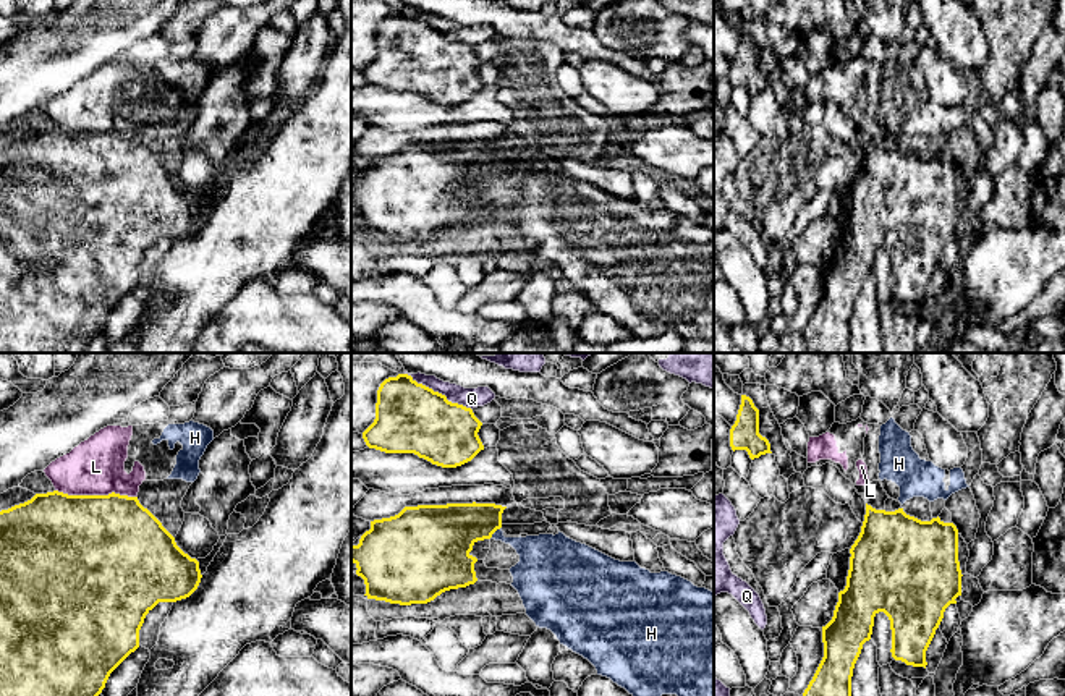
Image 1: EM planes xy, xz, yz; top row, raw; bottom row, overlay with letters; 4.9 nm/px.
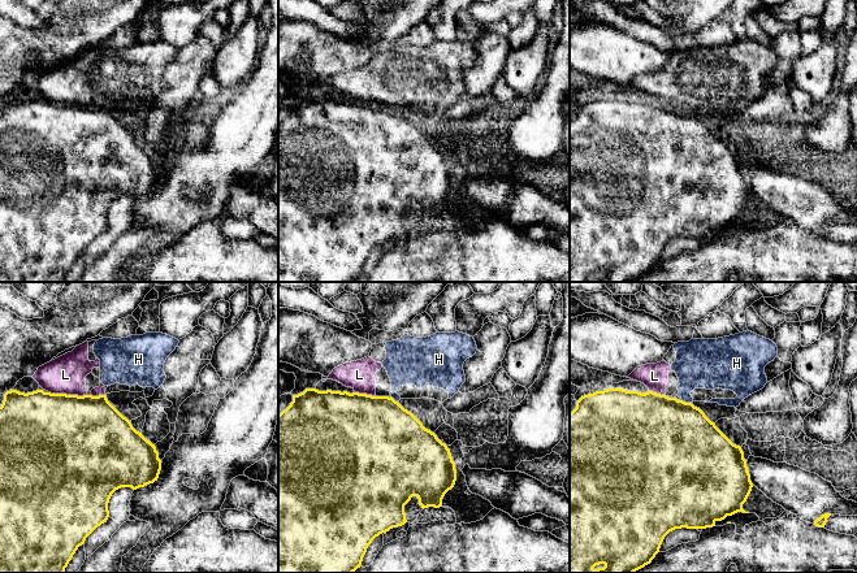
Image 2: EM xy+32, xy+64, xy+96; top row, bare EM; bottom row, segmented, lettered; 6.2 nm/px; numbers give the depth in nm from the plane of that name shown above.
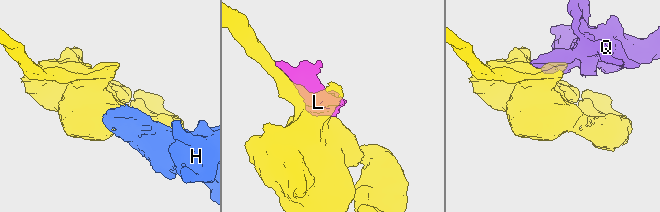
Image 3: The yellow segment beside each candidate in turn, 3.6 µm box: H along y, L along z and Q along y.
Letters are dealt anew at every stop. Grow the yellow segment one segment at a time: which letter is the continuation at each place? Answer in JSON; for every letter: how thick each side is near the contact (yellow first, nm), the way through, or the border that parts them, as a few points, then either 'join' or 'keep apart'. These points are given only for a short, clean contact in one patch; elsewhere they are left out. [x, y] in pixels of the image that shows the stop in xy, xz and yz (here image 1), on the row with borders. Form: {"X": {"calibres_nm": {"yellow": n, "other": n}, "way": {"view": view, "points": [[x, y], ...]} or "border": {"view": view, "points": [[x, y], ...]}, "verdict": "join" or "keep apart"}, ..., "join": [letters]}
{"H": {"calibres_nm": {"yellow": 300, "other": 190}, "border": {"view": "xz", "points": [[500, 526], [491, 536]]}, "verdict": "keep apart"}, "L": {"calibres_nm": {"yellow": 500, "other": 280}, "verdict": "keep apart"}, "Q": {"calibres_nm": {"yellow": 360, "other": 100}, "verdict": "keep apart"}, "join": []}

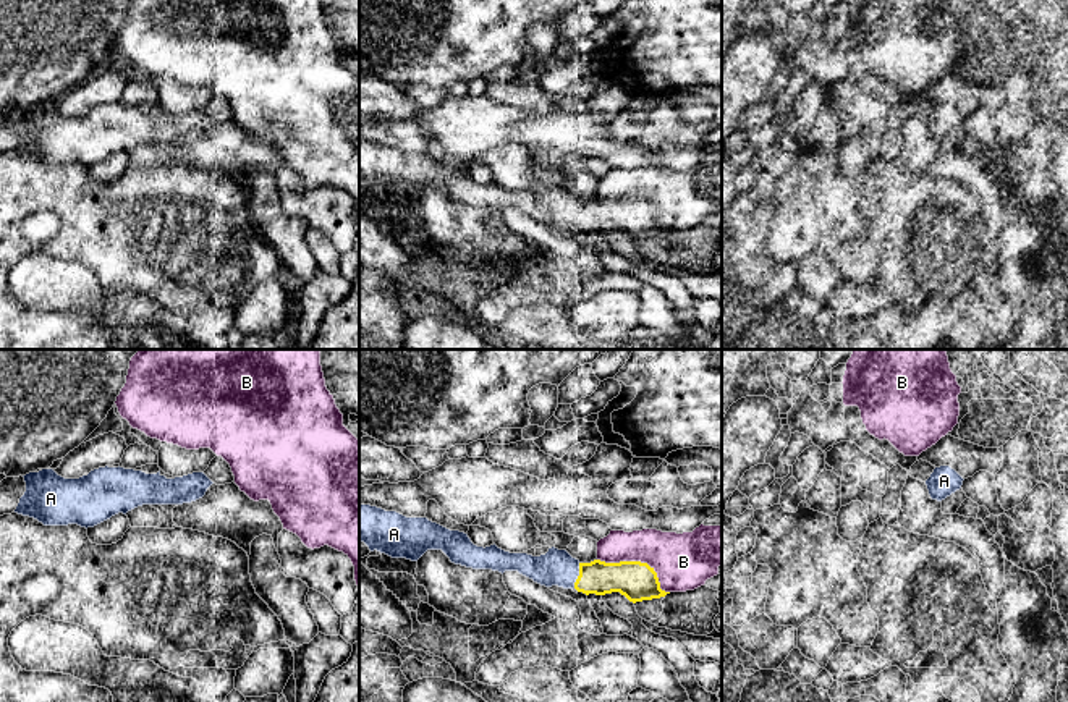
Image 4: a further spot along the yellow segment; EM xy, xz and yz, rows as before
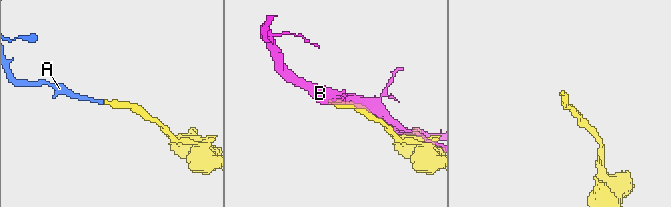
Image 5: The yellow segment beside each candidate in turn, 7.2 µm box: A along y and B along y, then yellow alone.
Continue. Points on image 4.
{"A": {"calibres_nm": {"yellow": 170, "other": 180}, "verdict": "join"}, "B": {"calibres_nm": {"yellow": 190, "other": 280}, "verdict": "keep apart"}, "join": ["A"]}

